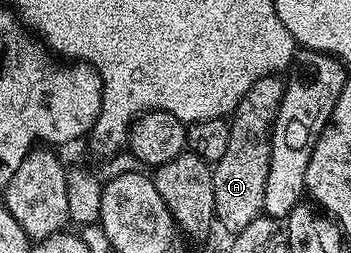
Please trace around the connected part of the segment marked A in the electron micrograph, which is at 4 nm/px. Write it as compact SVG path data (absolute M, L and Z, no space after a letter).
M279 75L262 77L245 91L241 103L229 114L229 147L219 161L214 162L213 175L213 203L215 204L215 221L227 232L234 235L245 231L253 219L263 213L265 203L265 183L269 179L269 151L271 150L271 129L275 126L275 116L279 110L279 101L283 97L284 78Z

